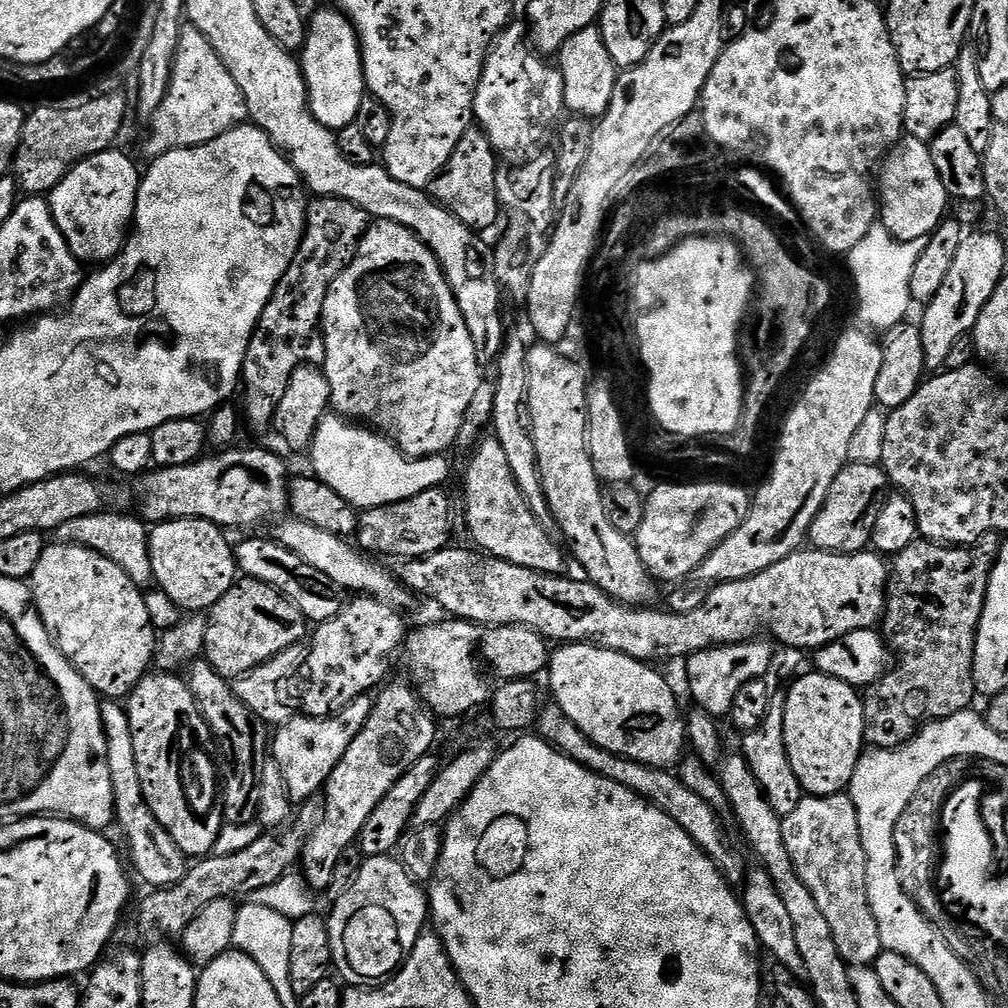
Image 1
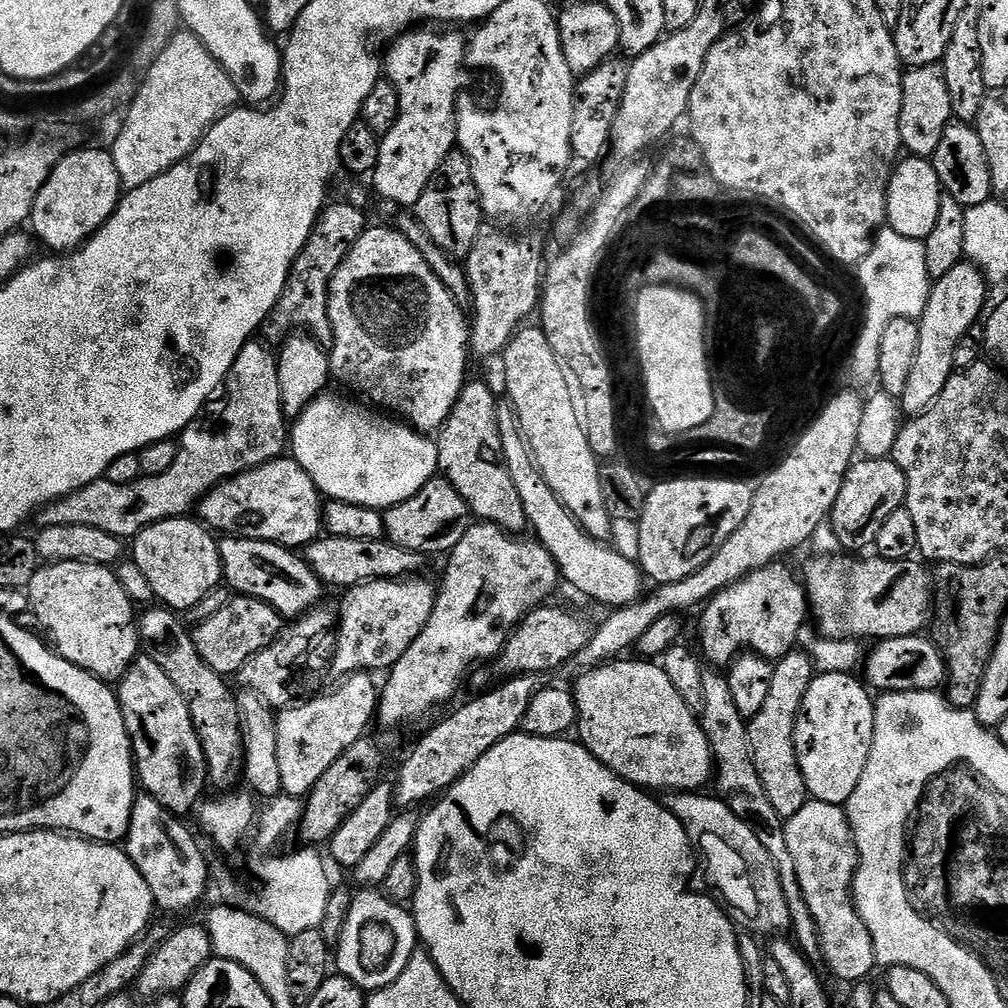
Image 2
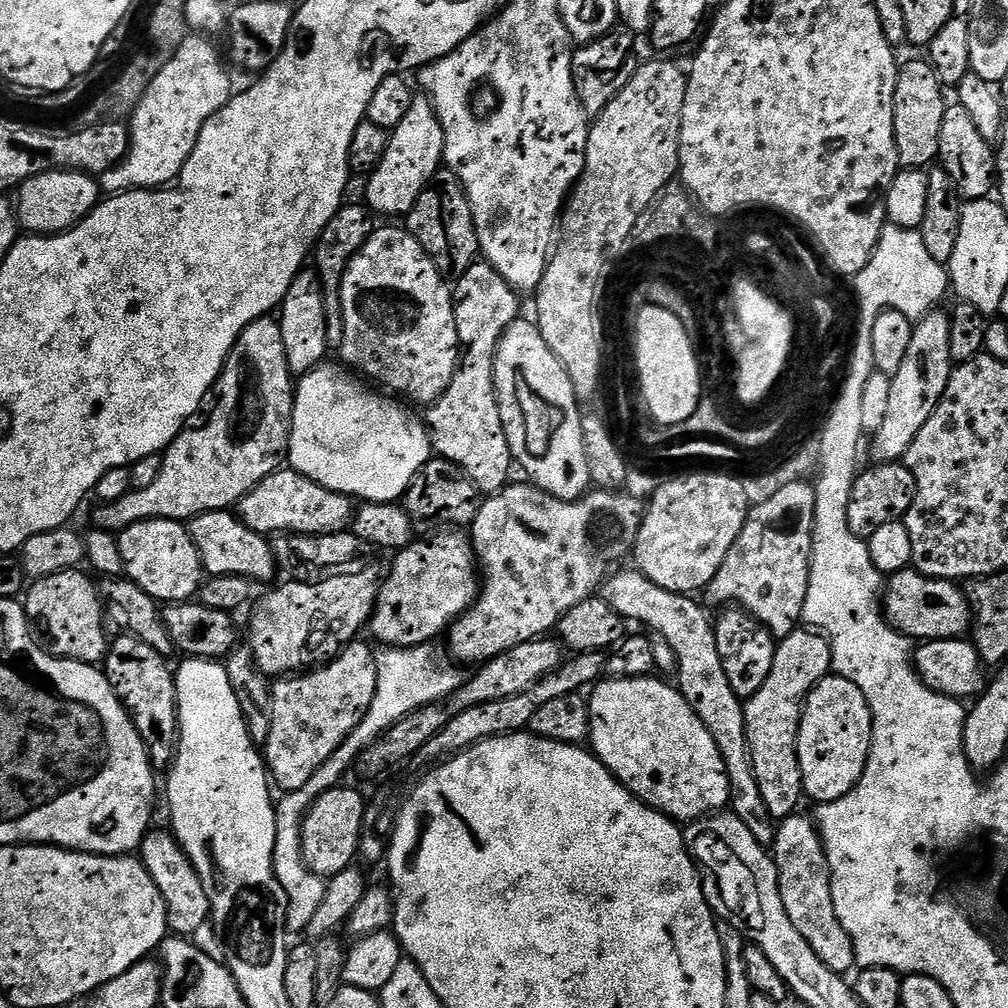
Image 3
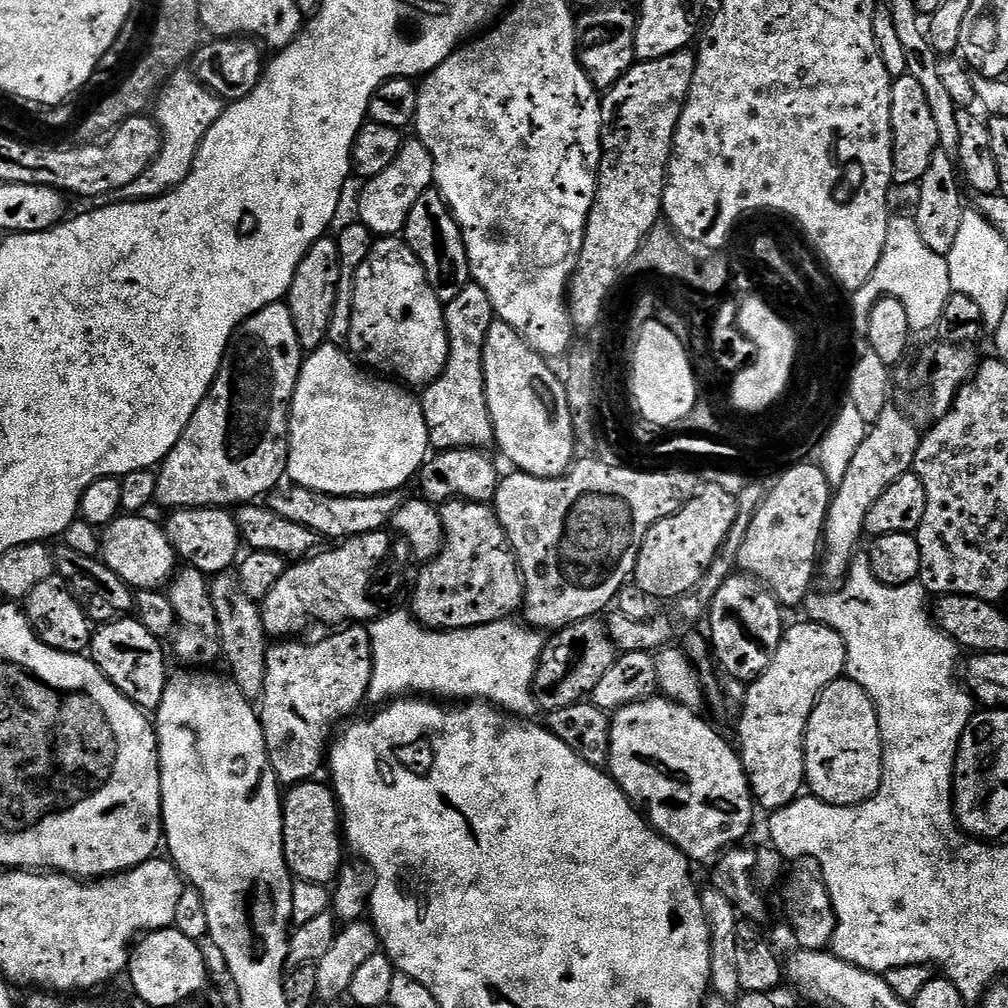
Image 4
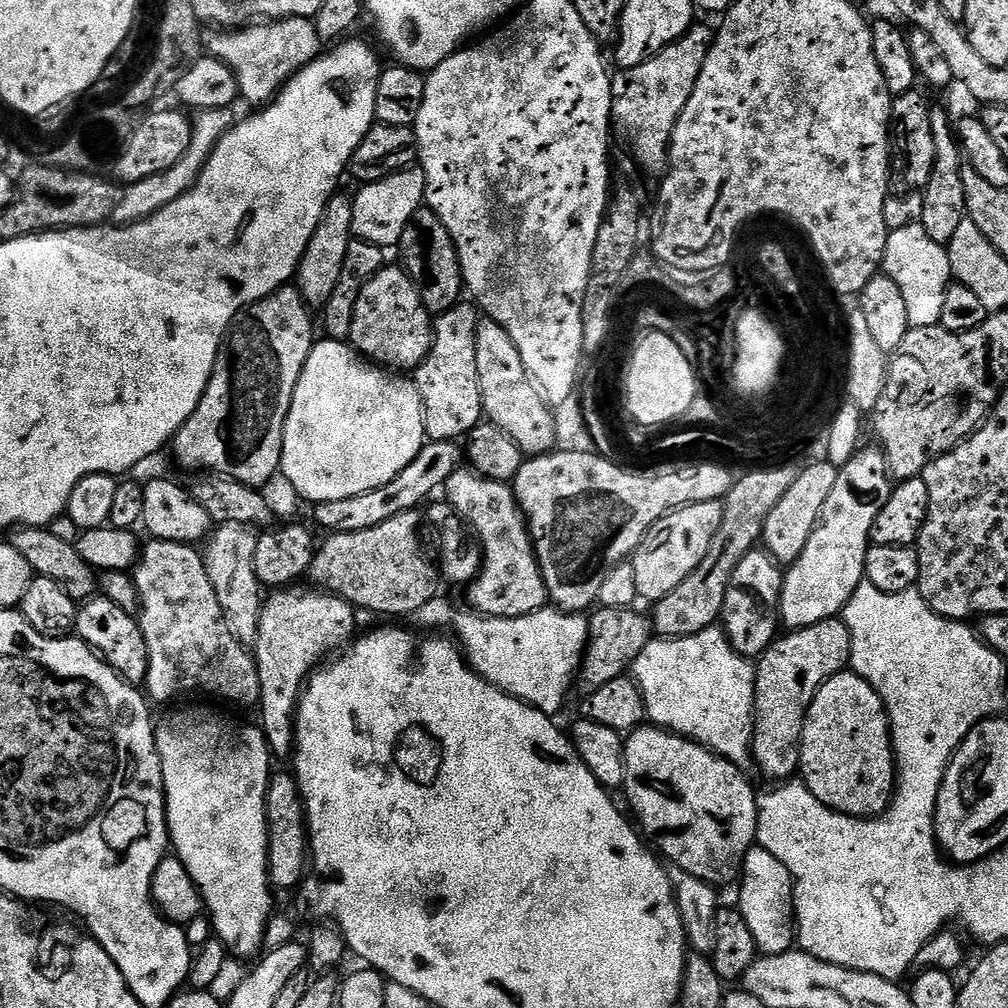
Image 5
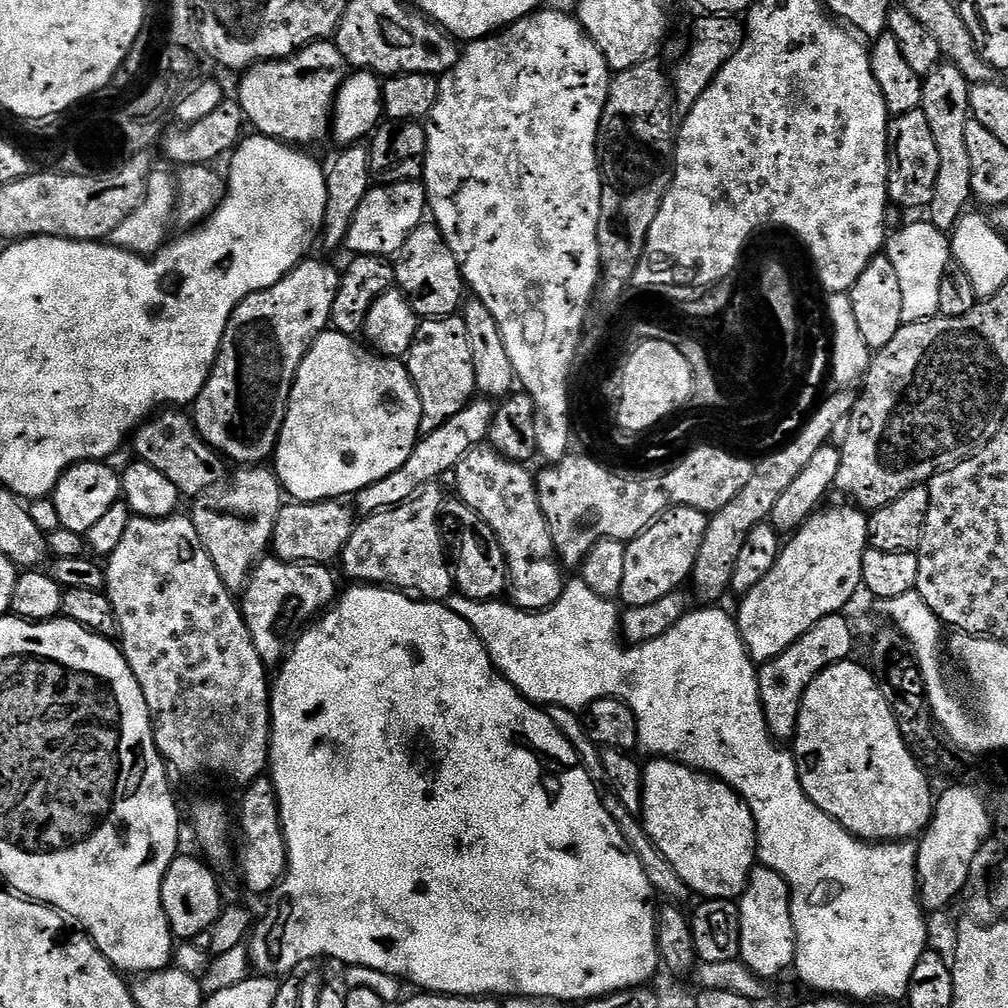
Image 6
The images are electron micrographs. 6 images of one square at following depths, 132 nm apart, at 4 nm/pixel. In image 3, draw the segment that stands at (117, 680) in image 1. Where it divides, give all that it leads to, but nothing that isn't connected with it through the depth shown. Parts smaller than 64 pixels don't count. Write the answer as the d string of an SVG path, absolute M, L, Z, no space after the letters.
M84 570L50 574L27 589L22 603L29 621L49 636L47 647L53 656L96 666L108 655L110 636L104 633L102 592L91 578Z

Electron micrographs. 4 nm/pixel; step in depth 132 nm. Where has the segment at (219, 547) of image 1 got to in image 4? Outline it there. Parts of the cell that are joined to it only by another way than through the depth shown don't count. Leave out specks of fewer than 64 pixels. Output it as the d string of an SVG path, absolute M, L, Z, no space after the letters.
M121 514L107 525L100 536L99 559L110 566L110 570L114 570L114 574L118 574L118 578L122 578L122 582L126 582L133 590L163 589L178 571L178 557L170 538L164 533L163 523L155 524L148 514Z

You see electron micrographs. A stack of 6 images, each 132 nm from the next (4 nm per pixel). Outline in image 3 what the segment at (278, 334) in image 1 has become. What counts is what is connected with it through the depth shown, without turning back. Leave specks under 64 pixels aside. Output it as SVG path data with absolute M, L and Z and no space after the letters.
M345 203L339 212L334 214L334 218L330 218L330 222L326 226L326 230L322 230L319 240L316 242L314 249L314 260L316 256L315 271L320 274L320 284L324 288L324 301L326 302L326 322L328 323L328 347L332 350L339 350L342 346L342 334L344 333L344 315L342 314L342 302L340 301L340 283L344 277L344 271L347 270L349 262L355 256L357 250L372 237L374 231L373 213L369 211L363 203L351 204Z

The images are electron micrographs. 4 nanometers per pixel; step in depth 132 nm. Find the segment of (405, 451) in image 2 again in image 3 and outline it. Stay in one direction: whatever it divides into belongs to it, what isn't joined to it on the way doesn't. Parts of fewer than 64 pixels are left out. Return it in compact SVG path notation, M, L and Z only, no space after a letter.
M331 362L321 364L314 371L299 377L295 385L287 463L291 471L301 472L306 478L344 496L353 498L361 496L359 498L361 501L373 504L399 501L412 485L412 479L419 474L420 469L433 455L432 439L428 436L425 421L421 417L419 420L411 412L413 409L405 406L399 399L377 390L347 367L336 364Z

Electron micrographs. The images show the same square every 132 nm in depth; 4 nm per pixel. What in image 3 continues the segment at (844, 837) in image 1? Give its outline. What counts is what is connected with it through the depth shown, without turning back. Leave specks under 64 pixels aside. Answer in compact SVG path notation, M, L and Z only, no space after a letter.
M793 814L779 821L776 837L770 846L770 855L776 861L778 890L782 894L782 906L786 906L786 918L794 922L798 934L810 942L810 950L830 970L848 974L857 967L854 942L844 929L841 913L834 910L832 897L832 871L820 829L811 815Z

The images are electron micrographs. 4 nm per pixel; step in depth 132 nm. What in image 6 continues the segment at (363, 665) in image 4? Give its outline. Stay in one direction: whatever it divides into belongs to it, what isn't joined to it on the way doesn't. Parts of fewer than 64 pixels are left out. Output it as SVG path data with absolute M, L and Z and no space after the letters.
M271 554L265 555L263 560L257 562L239 605L246 626L250 630L254 650L258 650L266 666L279 665L286 655L286 649L290 644L288 612L301 612L304 616L316 618L332 607L338 596L336 576L332 570L326 564L282 562Z

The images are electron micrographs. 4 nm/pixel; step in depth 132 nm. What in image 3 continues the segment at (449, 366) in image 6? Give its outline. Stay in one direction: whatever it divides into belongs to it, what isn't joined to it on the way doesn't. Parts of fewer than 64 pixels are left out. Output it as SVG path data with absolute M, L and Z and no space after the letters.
M487 262L472 264L470 270L455 281L452 305L462 349L460 367L446 394L427 409L426 427L433 453L439 459L457 464L484 494L508 487L508 471L514 468L510 442L506 442L506 430L498 410L494 366L502 334L506 334L515 320L521 319L519 299L521 297L508 279Z

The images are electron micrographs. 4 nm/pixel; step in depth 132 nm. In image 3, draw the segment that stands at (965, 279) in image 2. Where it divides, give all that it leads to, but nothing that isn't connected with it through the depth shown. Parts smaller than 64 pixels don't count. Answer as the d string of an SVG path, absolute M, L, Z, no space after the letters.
M933 310L912 329L906 358L890 382L890 399L886 402L886 422L871 437L872 452L880 462L900 462L910 450L910 442L918 438L918 430L926 426L930 414L938 406L954 367L950 350L951 322L947 311Z

